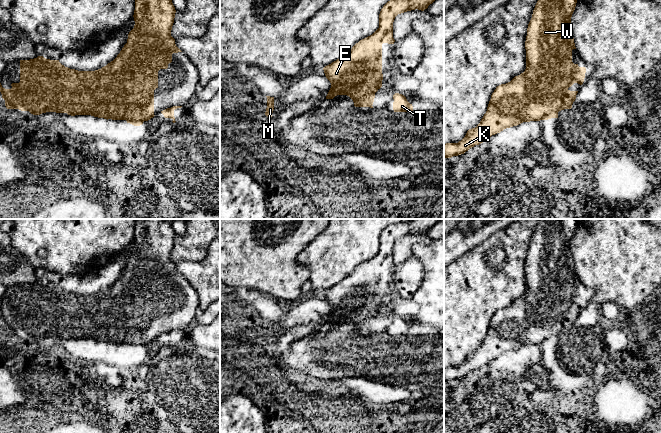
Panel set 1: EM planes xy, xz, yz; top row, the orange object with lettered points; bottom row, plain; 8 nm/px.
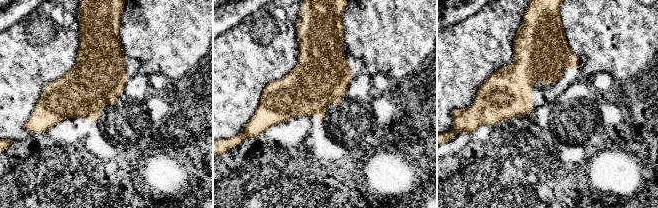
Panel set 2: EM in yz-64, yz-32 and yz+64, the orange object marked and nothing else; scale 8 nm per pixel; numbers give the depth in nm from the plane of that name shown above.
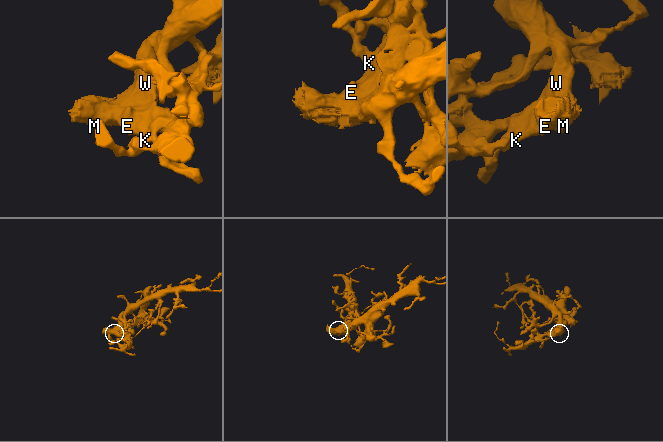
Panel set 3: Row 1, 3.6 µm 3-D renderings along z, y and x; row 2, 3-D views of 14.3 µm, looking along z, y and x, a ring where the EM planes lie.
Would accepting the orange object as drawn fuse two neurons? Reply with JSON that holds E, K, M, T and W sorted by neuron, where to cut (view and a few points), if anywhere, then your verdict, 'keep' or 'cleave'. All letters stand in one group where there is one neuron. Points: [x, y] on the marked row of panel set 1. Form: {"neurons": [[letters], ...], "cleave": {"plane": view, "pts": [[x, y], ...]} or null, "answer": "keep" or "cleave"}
{"neurons": [["E", "K", "M", "T", "W"]], "cleave": null, "answer": "keep"}

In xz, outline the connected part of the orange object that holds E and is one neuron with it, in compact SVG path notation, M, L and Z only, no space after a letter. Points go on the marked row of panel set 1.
M390 0L380 11L379 28L370 36L356 43L350 51L336 61L323 68L326 78L331 83L331 88L326 99L333 99L337 95L347 95L355 107L373 108L375 93L382 87L382 44L394 44L393 22L398 14L411 11L424 11L435 0Z

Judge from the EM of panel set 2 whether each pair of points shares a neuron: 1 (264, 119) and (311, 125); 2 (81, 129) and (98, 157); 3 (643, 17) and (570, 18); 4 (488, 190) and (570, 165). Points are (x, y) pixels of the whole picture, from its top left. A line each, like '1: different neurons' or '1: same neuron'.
1: same neuron
2: different neurons
3: same neuron
4: same neuron

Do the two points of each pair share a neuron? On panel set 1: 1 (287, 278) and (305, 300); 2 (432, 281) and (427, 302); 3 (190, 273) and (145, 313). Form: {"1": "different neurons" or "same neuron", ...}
{"1": "different neurons", "2": "same neuron", "3": "different neurons"}

